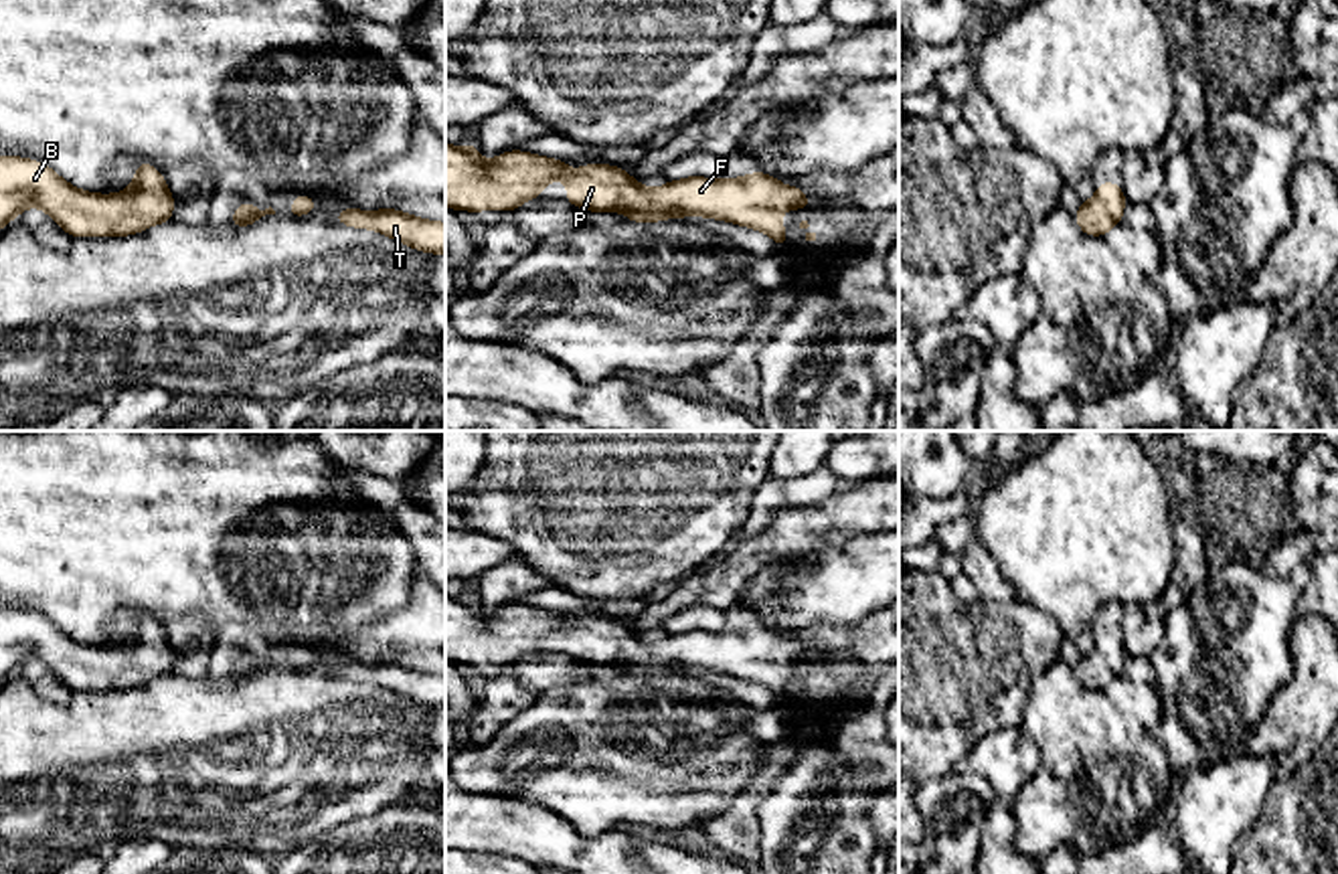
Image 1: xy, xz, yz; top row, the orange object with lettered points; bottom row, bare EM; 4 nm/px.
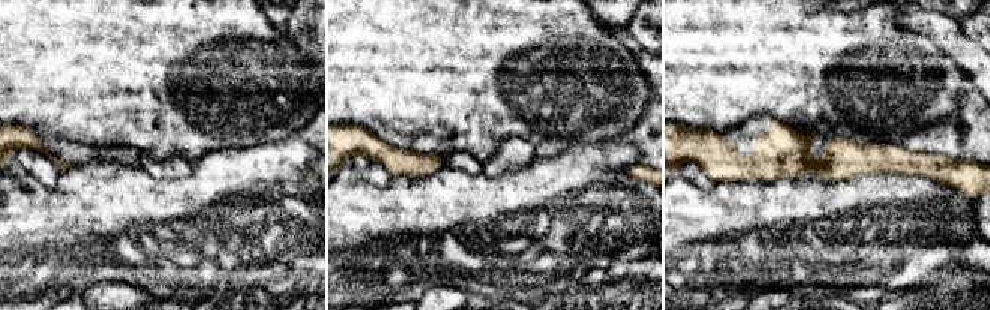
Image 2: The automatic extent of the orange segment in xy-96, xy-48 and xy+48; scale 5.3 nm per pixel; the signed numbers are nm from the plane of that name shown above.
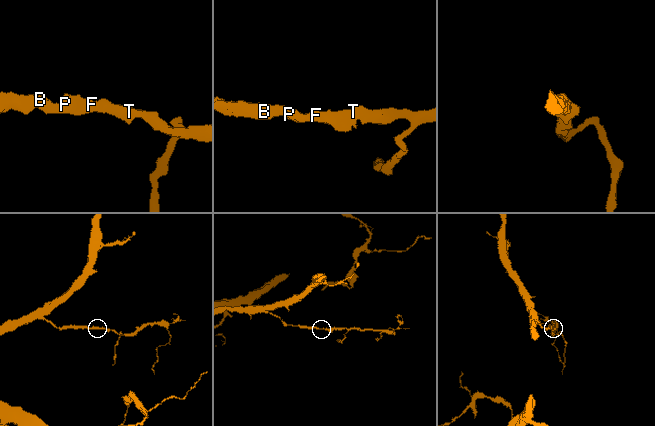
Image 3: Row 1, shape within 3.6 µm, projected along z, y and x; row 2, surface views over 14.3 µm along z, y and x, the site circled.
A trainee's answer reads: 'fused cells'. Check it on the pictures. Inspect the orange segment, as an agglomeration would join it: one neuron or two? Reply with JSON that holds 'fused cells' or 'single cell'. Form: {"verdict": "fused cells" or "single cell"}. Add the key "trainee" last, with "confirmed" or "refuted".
{"verdict": "single cell", "trainee": "refuted"}

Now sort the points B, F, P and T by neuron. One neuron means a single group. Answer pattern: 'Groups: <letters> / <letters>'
Groups: B F P T

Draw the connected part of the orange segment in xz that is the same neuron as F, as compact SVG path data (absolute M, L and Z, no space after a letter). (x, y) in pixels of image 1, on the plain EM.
M445 597L445 660L453 664L518 664L524 653L540 649L540 643L553 633L567 635L567 656L591 666L623 666L634 676L656 676L664 672L684 672L688 668L727 674L769 688L777 702L785 700L787 682L781 678L785 662L810 662L812 656L798 639L783 639L779 631L749 625L743 631L704 631L688 629L666 635L660 641L646 641L634 633L623 621L589 615L573 623L563 613L512 603L484 613L474 597Z

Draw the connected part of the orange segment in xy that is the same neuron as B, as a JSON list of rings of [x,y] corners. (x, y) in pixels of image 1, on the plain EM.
[[[0,609],[0,682],[28,660],[45,664],[77,690],[126,690],[170,676],[176,651],[150,615],[136,619],[130,641],[115,647],[79,643],[43,615]]]

